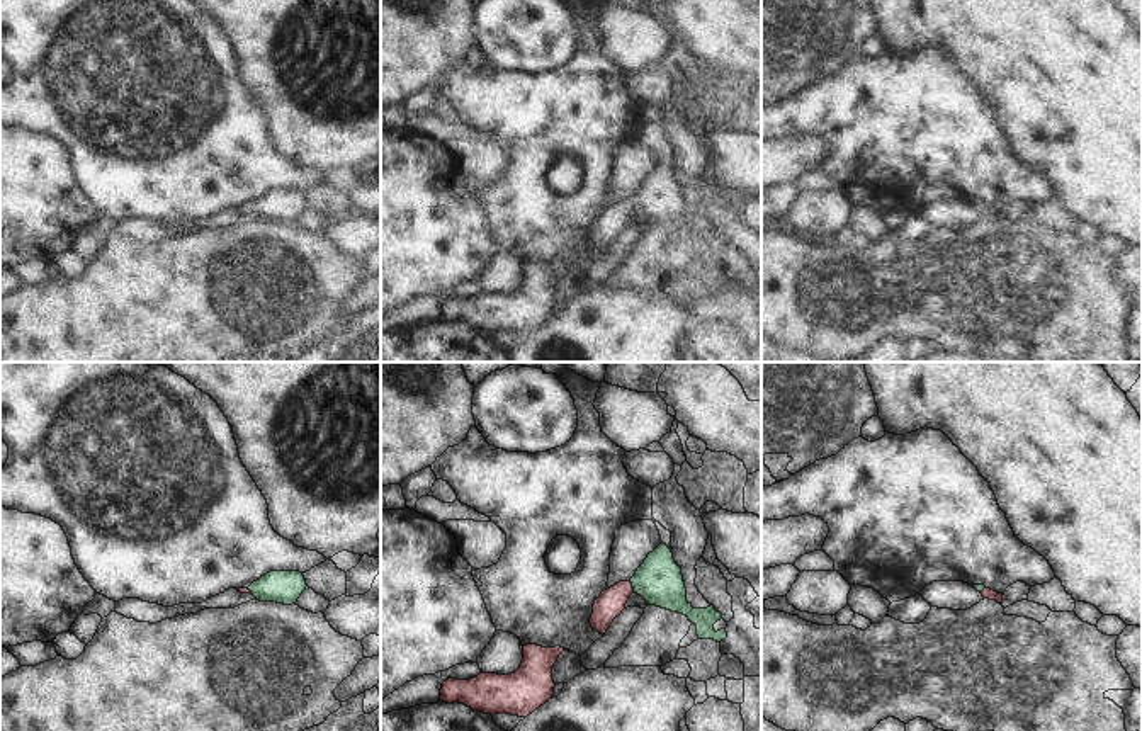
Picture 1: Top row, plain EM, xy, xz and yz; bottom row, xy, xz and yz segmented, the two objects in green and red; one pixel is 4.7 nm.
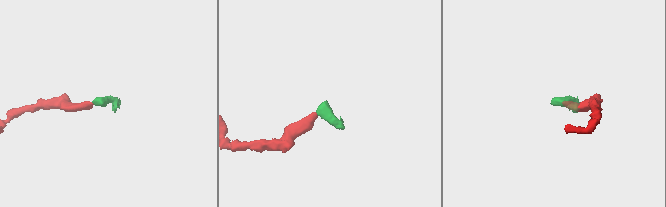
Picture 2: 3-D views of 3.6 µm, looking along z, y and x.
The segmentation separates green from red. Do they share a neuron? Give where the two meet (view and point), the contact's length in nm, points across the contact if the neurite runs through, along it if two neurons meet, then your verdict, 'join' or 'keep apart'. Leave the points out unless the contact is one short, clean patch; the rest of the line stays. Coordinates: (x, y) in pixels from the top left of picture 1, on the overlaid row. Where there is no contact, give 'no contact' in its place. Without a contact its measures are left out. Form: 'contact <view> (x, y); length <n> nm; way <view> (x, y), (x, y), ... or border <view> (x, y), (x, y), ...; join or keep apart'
contact xz (633, 587); length 50 nm; way xz (658, 580), (633, 587), (624, 589), (612, 600); join

